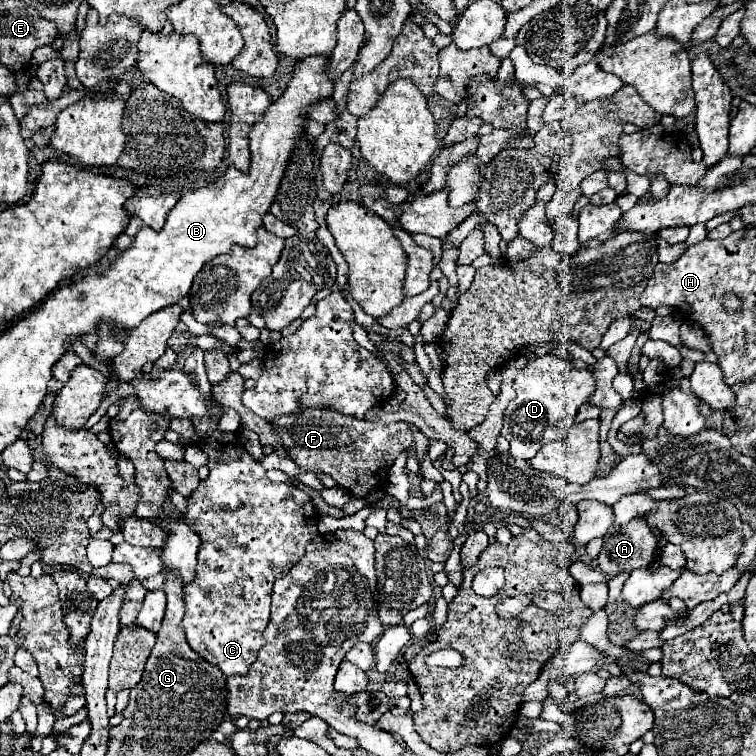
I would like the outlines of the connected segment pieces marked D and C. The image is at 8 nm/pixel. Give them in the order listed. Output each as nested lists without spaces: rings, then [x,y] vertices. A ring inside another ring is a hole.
[[[544,354],[544,356],[538,356],[536,360],[530,360],[518,372],[518,376],[514,380],[514,390],[516,390],[516,398],[508,404],[508,408],[504,412],[504,424],[502,424],[500,434],[510,442],[510,450],[508,452],[510,452],[512,458],[516,458],[516,460],[530,460],[542,448],[542,444],[546,444],[550,440],[562,440],[562,438],[566,438],[566,432],[572,428],[578,408],[596,390],[596,384],[594,384],[592,372],[578,370],[572,364],[572,360],[554,356],[554,354]]]
[[[216,416],[190,418],[190,422],[196,432],[196,440],[180,436],[178,444],[182,448],[198,444],[208,454],[210,474],[198,484],[194,496],[188,498],[190,512],[186,512],[186,522],[200,536],[202,544],[194,580],[184,588],[186,616],[182,624],[190,648],[206,662],[218,666],[226,676],[246,674],[264,644],[262,634],[270,622],[270,596],[274,580],[284,576],[302,558],[306,544],[318,536],[318,514],[306,492],[296,486],[268,480],[266,468],[262,468],[260,462],[246,452],[242,436],[238,436],[240,432],[220,432],[220,418]]]

